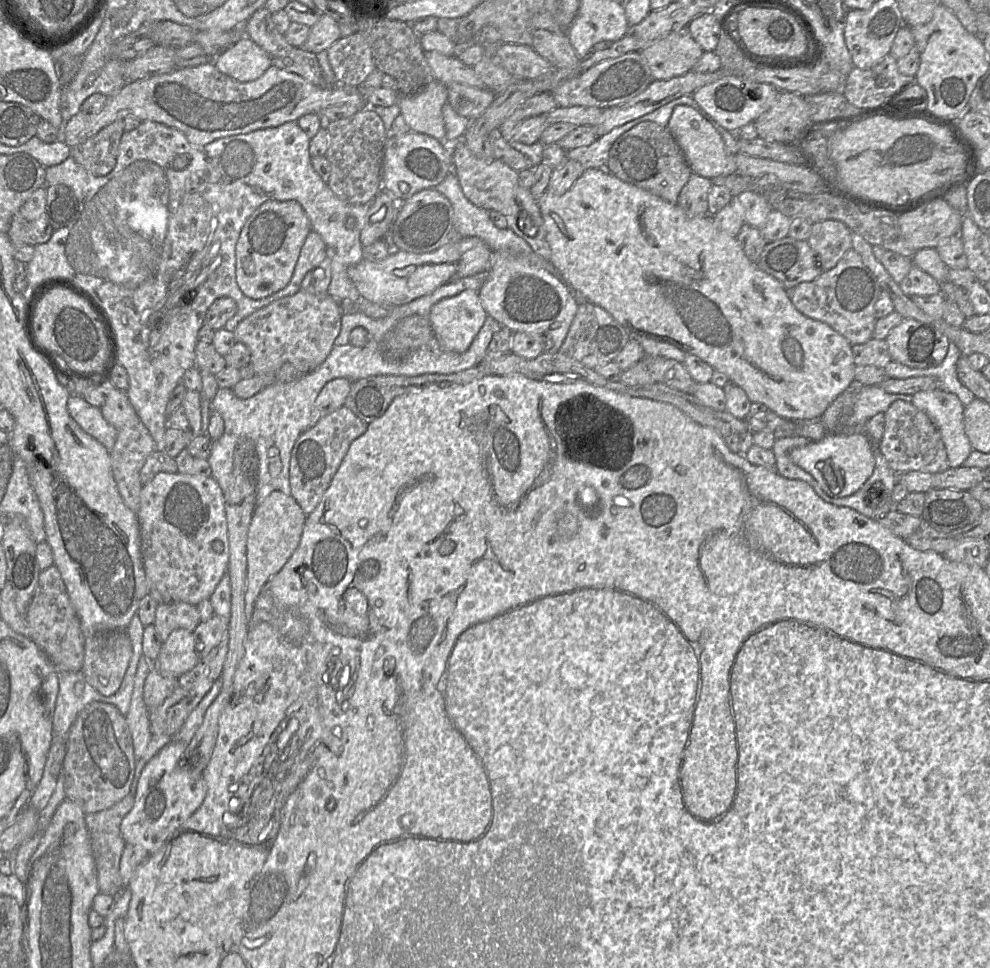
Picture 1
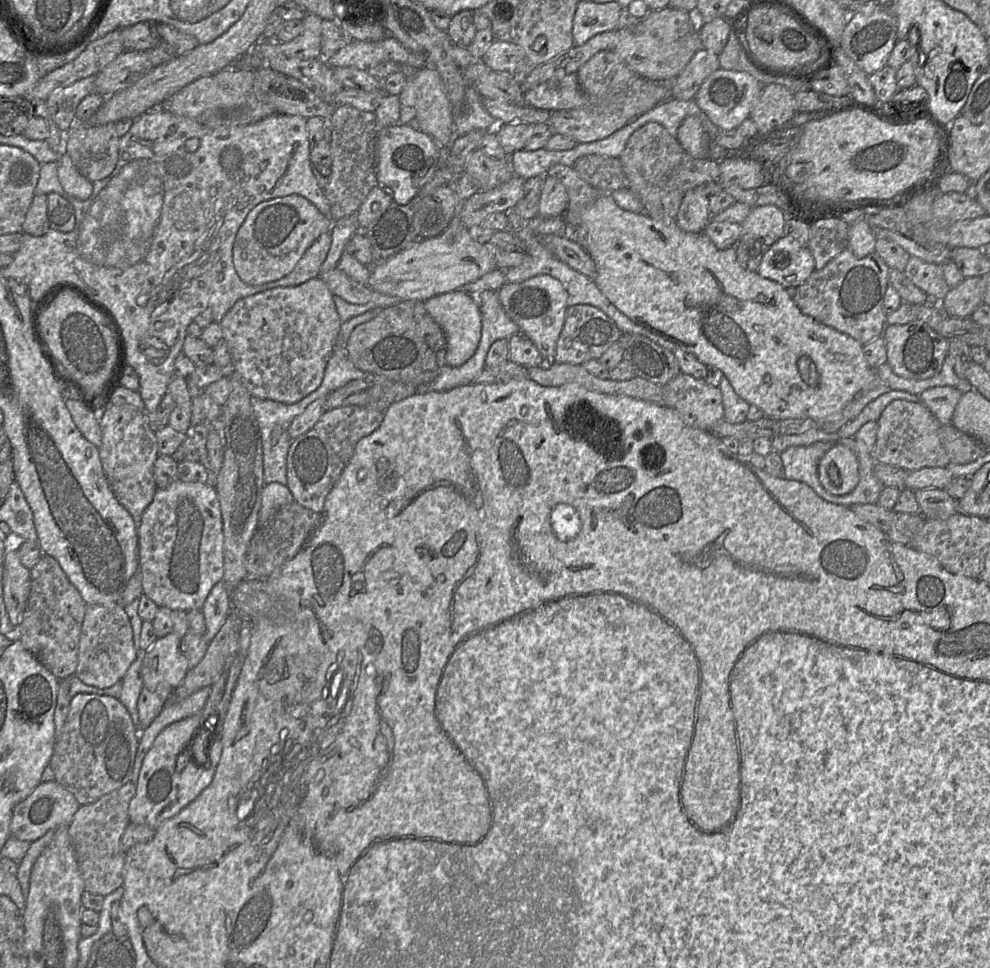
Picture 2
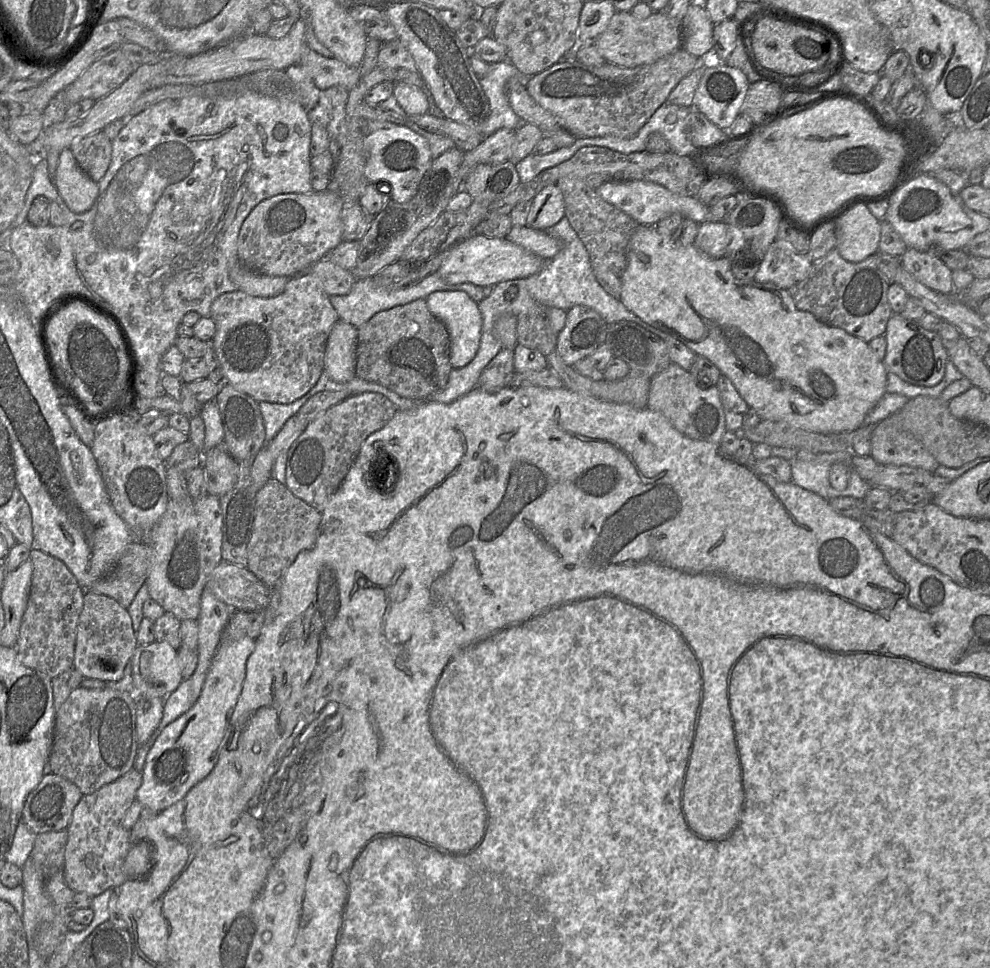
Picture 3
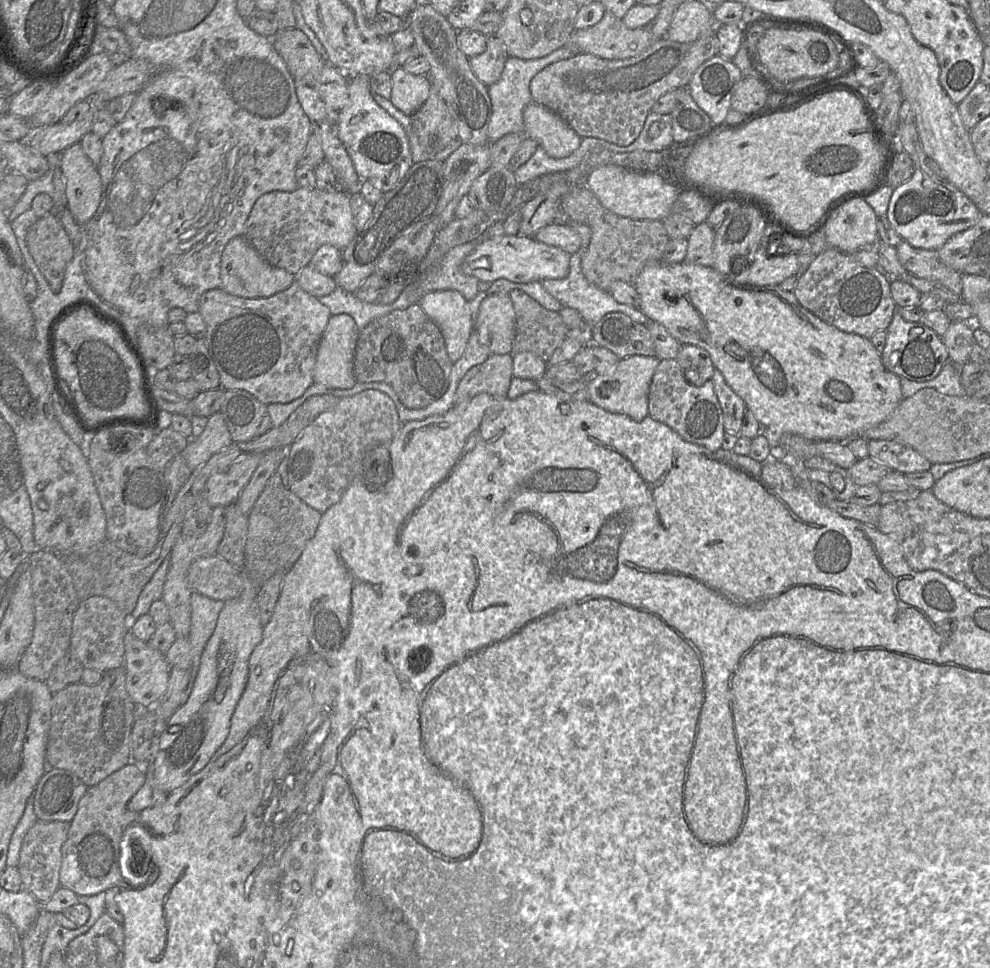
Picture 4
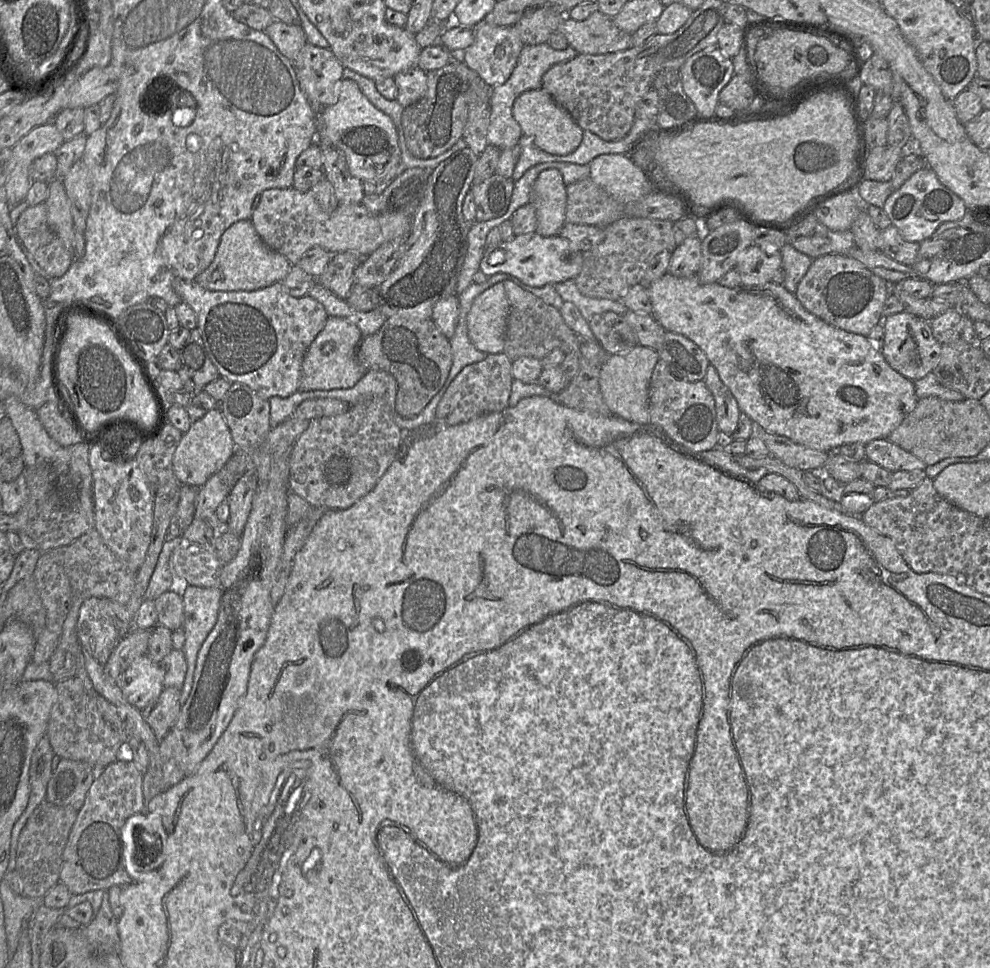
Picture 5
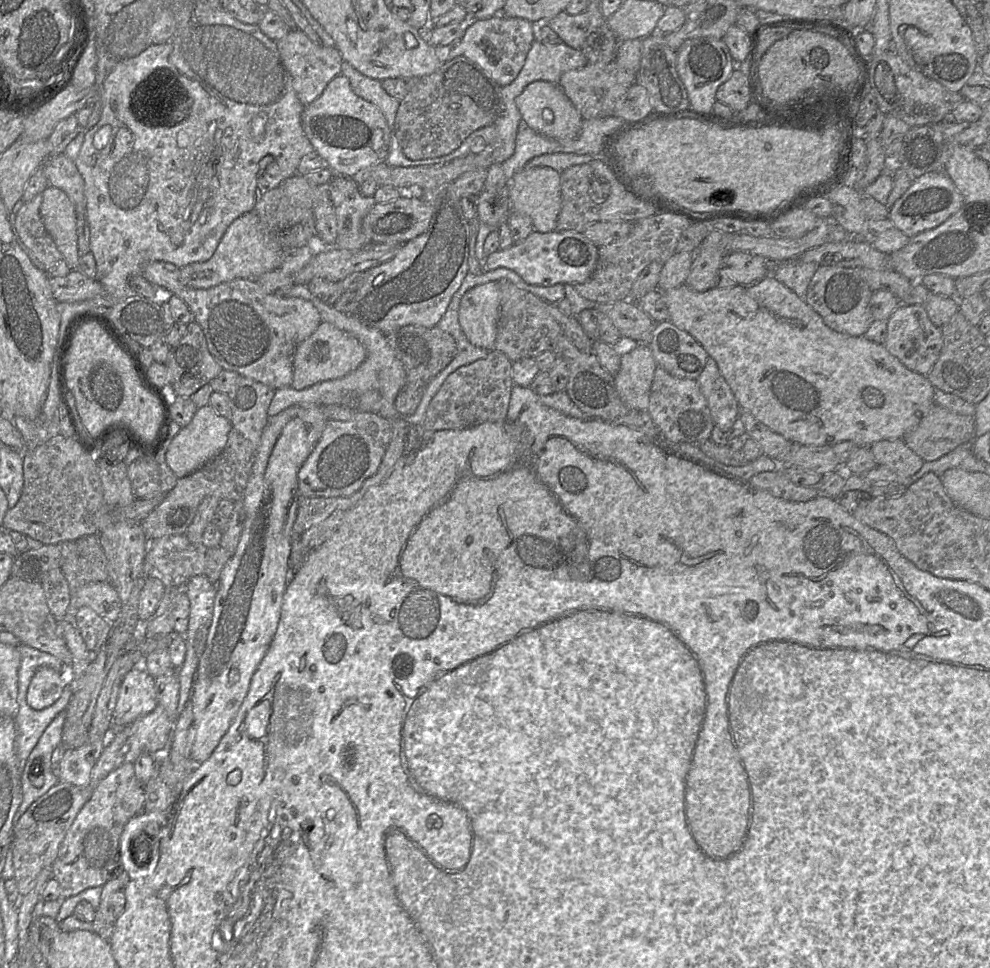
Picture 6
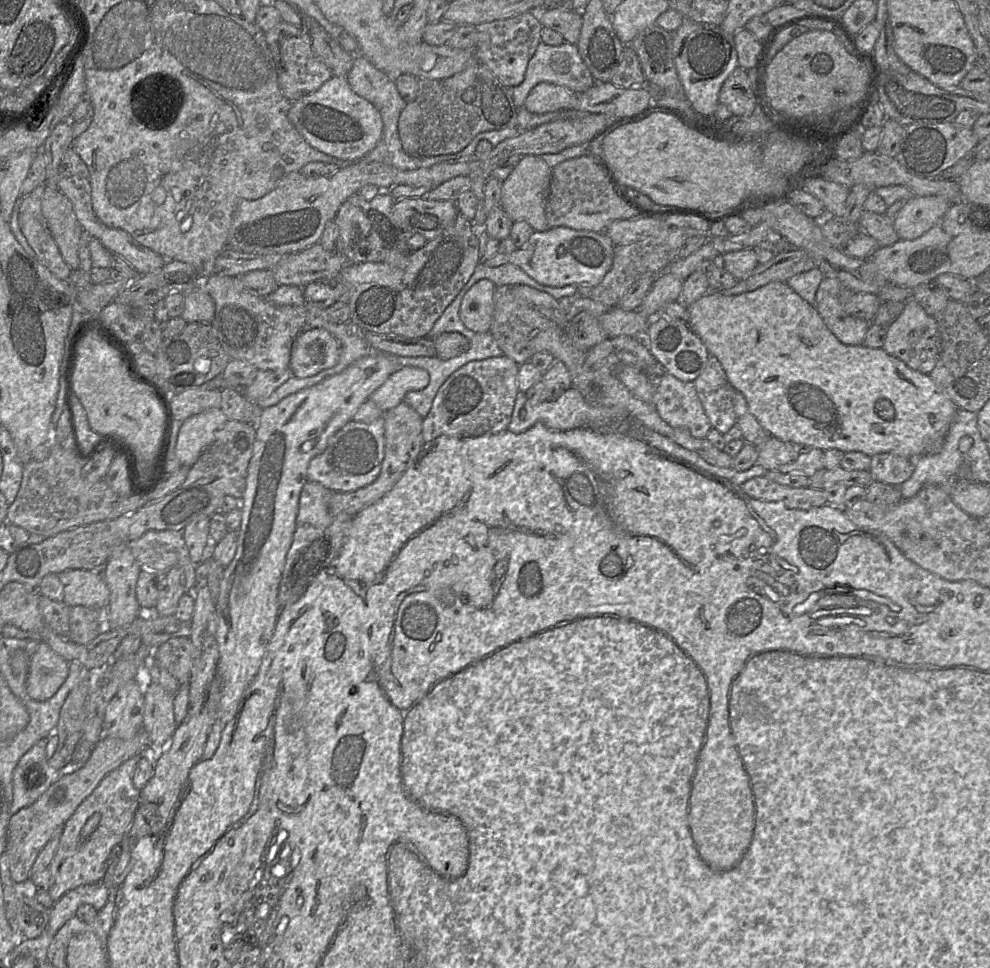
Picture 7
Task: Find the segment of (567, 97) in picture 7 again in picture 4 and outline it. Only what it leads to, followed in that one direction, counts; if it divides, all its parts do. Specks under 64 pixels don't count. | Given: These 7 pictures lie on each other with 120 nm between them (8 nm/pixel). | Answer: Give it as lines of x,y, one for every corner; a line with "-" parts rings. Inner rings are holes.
531,102
523,111
525,137
535,140
553,158
564,158
580,145
581,137
557,113

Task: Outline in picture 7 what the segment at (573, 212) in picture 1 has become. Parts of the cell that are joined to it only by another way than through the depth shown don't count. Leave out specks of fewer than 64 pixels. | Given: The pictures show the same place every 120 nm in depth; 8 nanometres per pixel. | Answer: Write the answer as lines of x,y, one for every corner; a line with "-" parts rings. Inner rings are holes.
770,282
753,291
738,295
724,295
718,291
709,291
687,306
687,310
690,317
690,329
699,336
709,354
718,359
730,385
744,396
749,411
766,432
781,441
811,446
823,451
832,448
841,450
844,453
859,451
870,457
878,453
893,453
915,460
924,455
926,446
933,439
946,436
959,409
936,385
929,374
911,369
900,359
887,354
882,348
869,348
864,344
845,345
841,343
824,324
815,306
805,301
785,282

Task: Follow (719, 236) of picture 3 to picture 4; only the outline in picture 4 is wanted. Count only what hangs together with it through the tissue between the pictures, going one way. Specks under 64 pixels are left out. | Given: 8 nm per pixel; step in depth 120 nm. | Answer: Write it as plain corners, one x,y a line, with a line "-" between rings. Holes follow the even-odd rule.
706,221
695,225
687,238
688,247
683,262
712,267
714,234
715,229

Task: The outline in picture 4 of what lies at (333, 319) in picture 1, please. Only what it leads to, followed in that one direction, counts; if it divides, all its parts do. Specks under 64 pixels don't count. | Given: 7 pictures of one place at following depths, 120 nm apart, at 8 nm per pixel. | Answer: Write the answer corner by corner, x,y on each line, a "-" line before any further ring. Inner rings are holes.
296,281
266,298
243,298
219,288
208,290
200,297
199,313
206,325
205,339
223,389
247,391
269,405
289,403
301,397
314,384
317,351
331,313
327,306
305,292

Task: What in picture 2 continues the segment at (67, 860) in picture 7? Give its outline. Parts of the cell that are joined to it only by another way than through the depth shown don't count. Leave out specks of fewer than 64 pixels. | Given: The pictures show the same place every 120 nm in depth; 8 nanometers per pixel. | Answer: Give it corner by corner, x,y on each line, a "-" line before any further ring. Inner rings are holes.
129,781
94,803
80,805
68,825
67,830
84,880
85,891
106,896
123,885
126,853
121,847
121,838
130,822
128,809
135,794
136,784

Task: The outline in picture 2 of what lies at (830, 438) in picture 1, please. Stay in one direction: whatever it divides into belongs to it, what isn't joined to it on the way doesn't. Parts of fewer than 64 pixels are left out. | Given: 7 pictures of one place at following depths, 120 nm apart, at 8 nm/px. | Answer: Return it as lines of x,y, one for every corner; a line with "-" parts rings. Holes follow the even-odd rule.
835,443
819,460
818,478
831,495
847,495
859,483
859,461
852,449

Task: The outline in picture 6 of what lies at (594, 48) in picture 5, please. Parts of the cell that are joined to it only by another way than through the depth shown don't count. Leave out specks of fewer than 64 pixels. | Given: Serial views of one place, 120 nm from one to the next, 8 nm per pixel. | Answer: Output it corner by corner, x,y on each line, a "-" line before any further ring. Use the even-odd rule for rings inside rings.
563,11
543,24
547,24
564,44
582,50
589,27
589,15
586,11
578,15

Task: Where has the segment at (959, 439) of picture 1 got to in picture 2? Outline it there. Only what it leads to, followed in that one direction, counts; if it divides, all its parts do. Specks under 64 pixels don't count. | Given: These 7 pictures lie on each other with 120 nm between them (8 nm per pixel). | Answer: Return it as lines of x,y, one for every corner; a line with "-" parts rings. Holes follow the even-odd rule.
938,386
919,395
920,402
937,418
940,424
952,424
956,405
963,394
952,386

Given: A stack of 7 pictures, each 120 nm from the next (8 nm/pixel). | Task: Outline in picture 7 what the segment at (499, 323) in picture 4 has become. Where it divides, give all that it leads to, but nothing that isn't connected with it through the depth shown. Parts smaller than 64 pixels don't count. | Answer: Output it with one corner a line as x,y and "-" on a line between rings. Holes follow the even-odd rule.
481,279
465,293
460,305
459,317
466,328
476,333
490,330
495,288
492,281

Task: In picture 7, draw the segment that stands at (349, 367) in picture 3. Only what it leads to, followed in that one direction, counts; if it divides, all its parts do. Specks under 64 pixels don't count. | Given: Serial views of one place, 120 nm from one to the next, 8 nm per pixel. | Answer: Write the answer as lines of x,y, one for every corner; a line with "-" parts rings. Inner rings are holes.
305,328
294,340
290,354
291,375
314,376
334,367
340,357
339,340
323,328

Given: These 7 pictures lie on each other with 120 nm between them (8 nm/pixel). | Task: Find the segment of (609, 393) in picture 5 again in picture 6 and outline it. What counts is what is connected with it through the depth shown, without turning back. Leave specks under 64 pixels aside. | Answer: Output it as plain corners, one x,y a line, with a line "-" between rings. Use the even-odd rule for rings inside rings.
638,344
621,355
620,369
614,376
614,385
624,404
636,410
648,410
656,368
656,361
647,344

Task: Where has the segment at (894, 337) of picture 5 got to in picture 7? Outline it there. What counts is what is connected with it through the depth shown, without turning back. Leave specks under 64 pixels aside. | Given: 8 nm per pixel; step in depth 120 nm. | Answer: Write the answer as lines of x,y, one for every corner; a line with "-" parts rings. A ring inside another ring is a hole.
909,299
898,318
886,328
882,349
900,359
911,369
929,374
940,354
940,335
935,318
927,314
918,302

